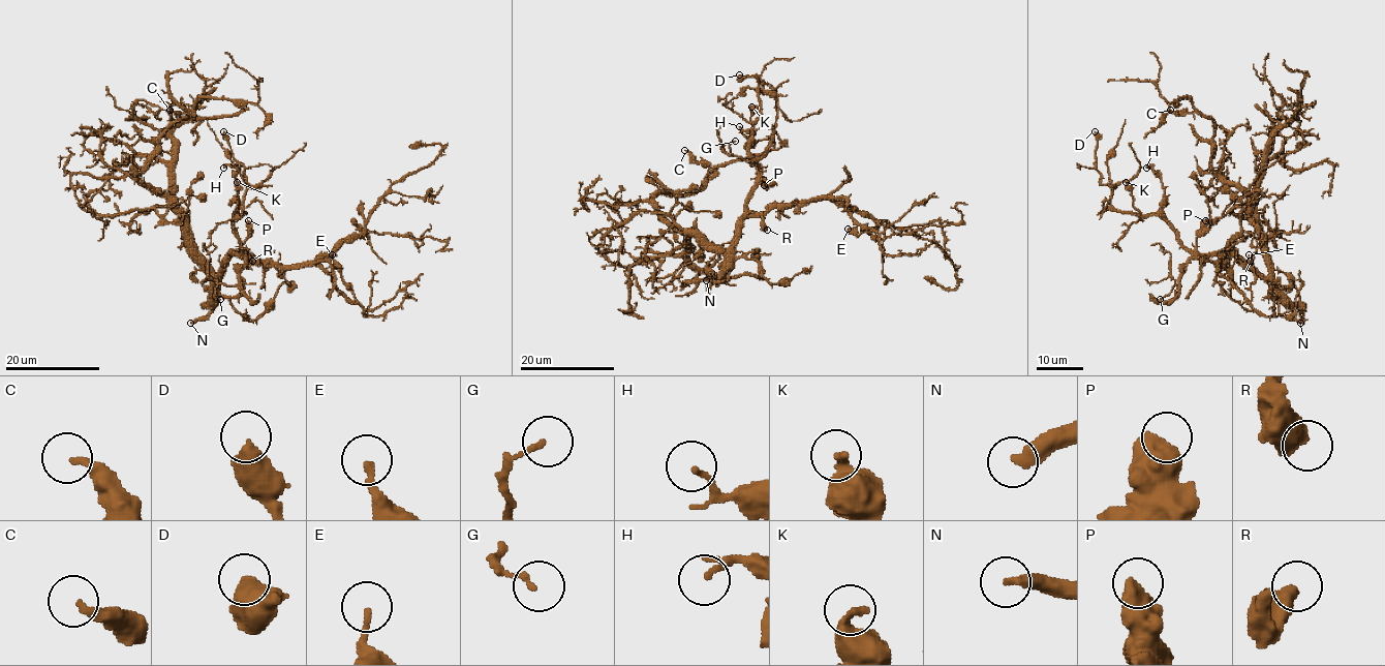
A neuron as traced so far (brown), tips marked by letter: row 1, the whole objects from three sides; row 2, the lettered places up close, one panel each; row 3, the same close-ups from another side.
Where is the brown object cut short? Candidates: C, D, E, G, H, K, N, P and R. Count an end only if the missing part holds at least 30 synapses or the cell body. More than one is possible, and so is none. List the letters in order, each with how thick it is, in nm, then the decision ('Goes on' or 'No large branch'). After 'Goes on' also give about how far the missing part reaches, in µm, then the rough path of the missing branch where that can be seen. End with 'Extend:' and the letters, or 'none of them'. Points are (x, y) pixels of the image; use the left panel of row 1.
C: Thickness 240 nm. No large branch
D: Thickness 480 nm. No large branch
E: Thickness 190 nm. No large branch
G: Thickness 140 nm. No large branch
H: Thickness 150 nm. No large branch
K: Thickness 480 nm. No large branch
N: Thickness 360 nm. Goes on. Missing length about 70 µm
P: Thickness 700 nm. No large branch
R: Thickness 600 nm. No large branch
Extend: N

